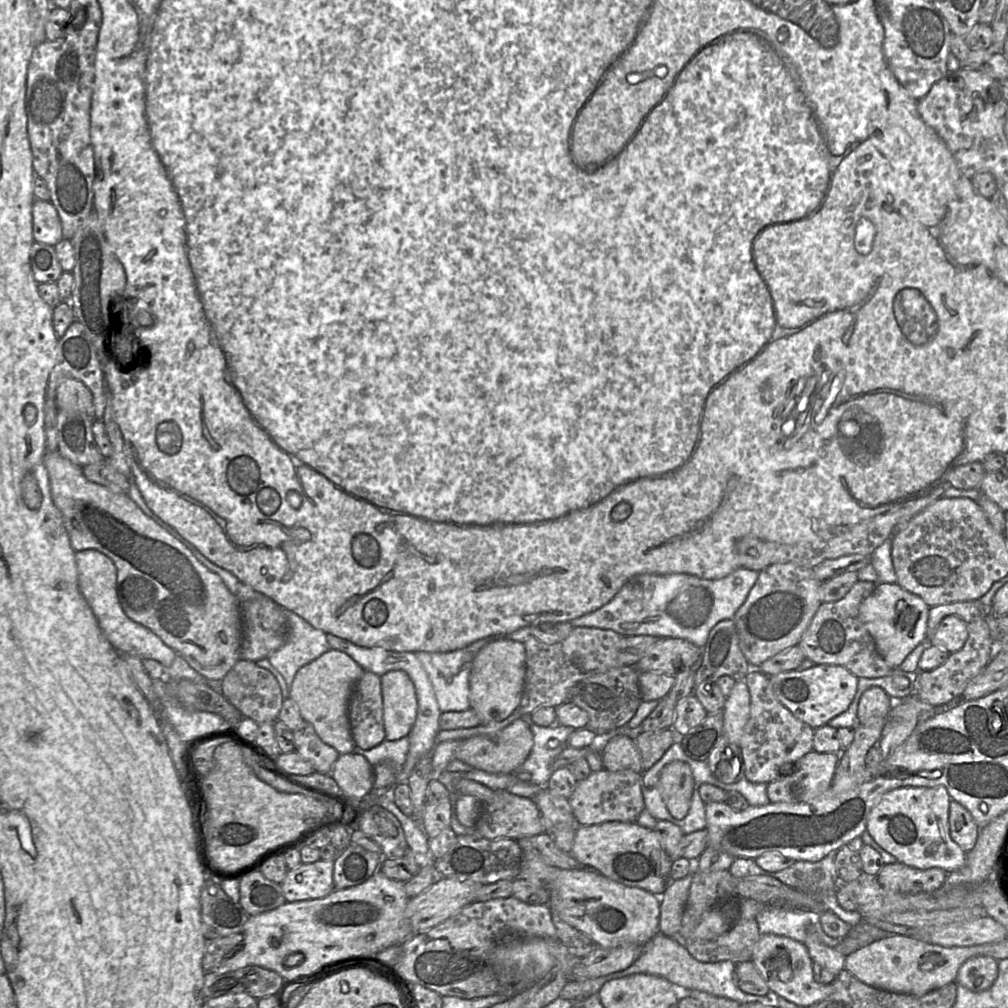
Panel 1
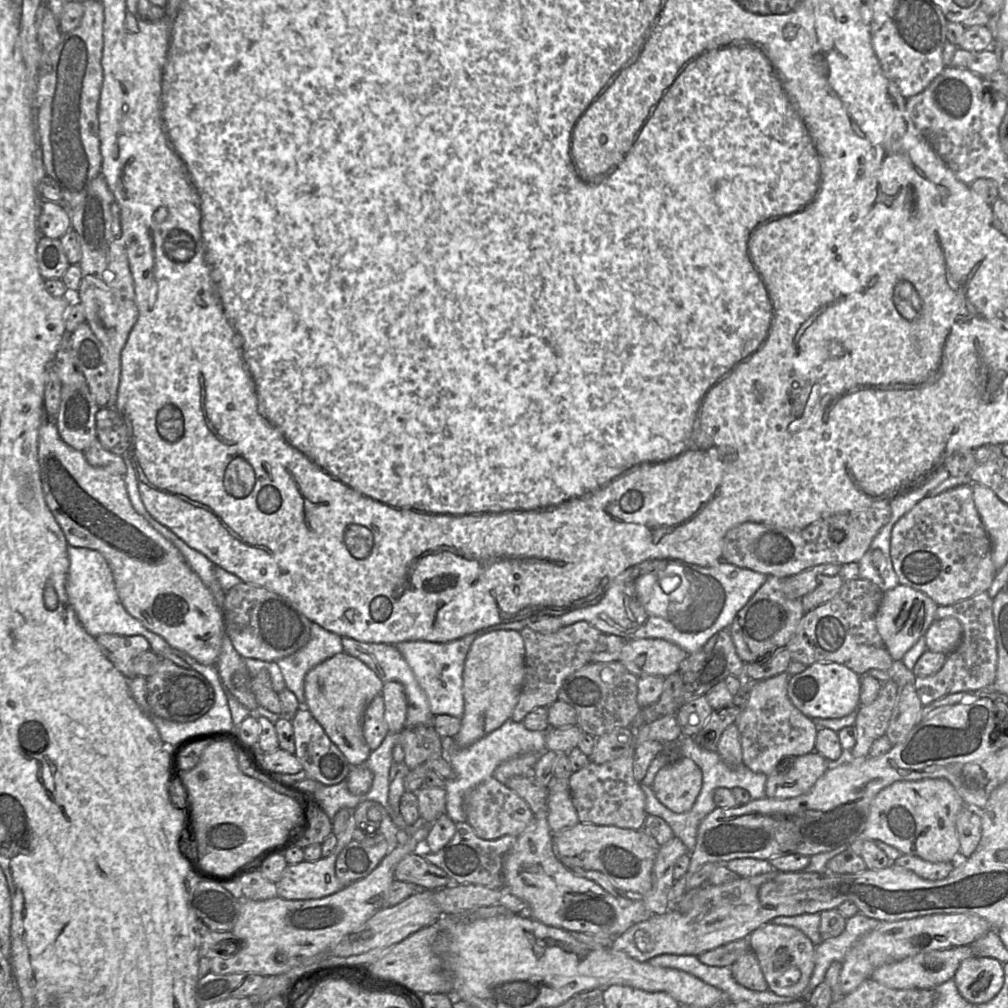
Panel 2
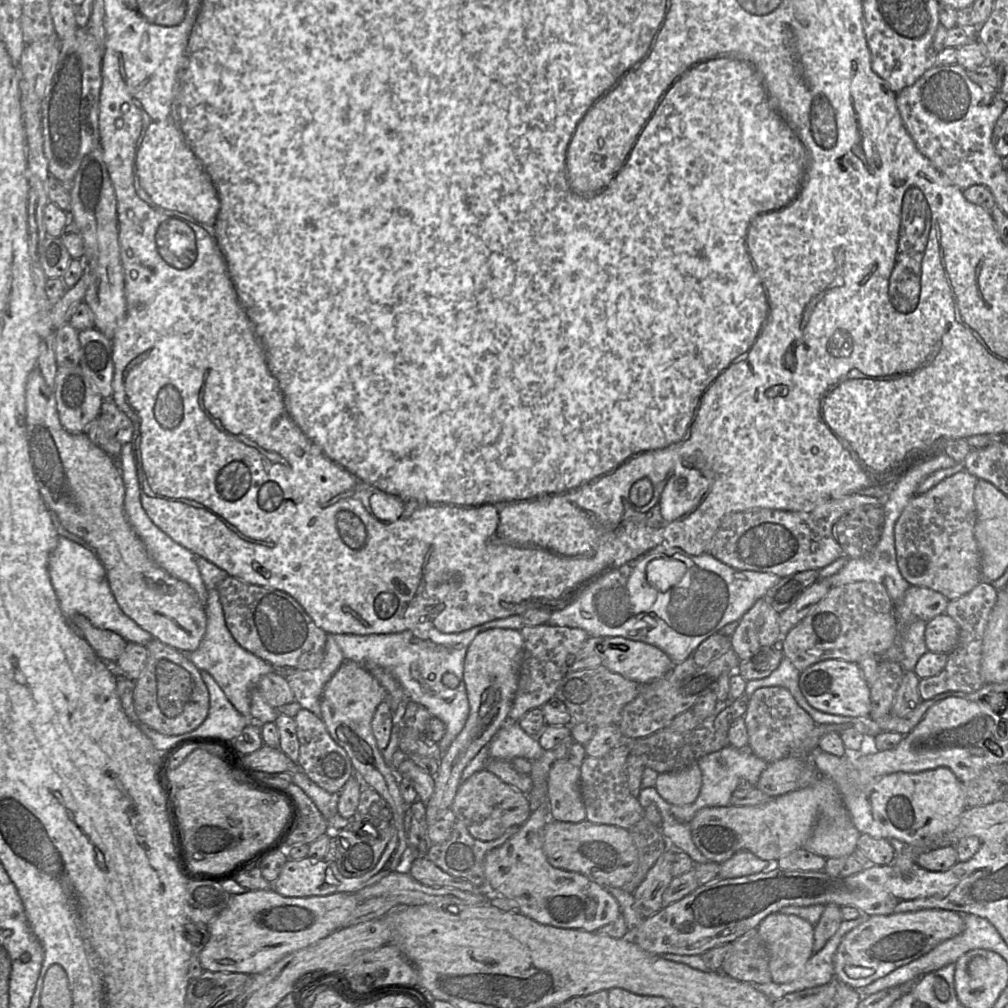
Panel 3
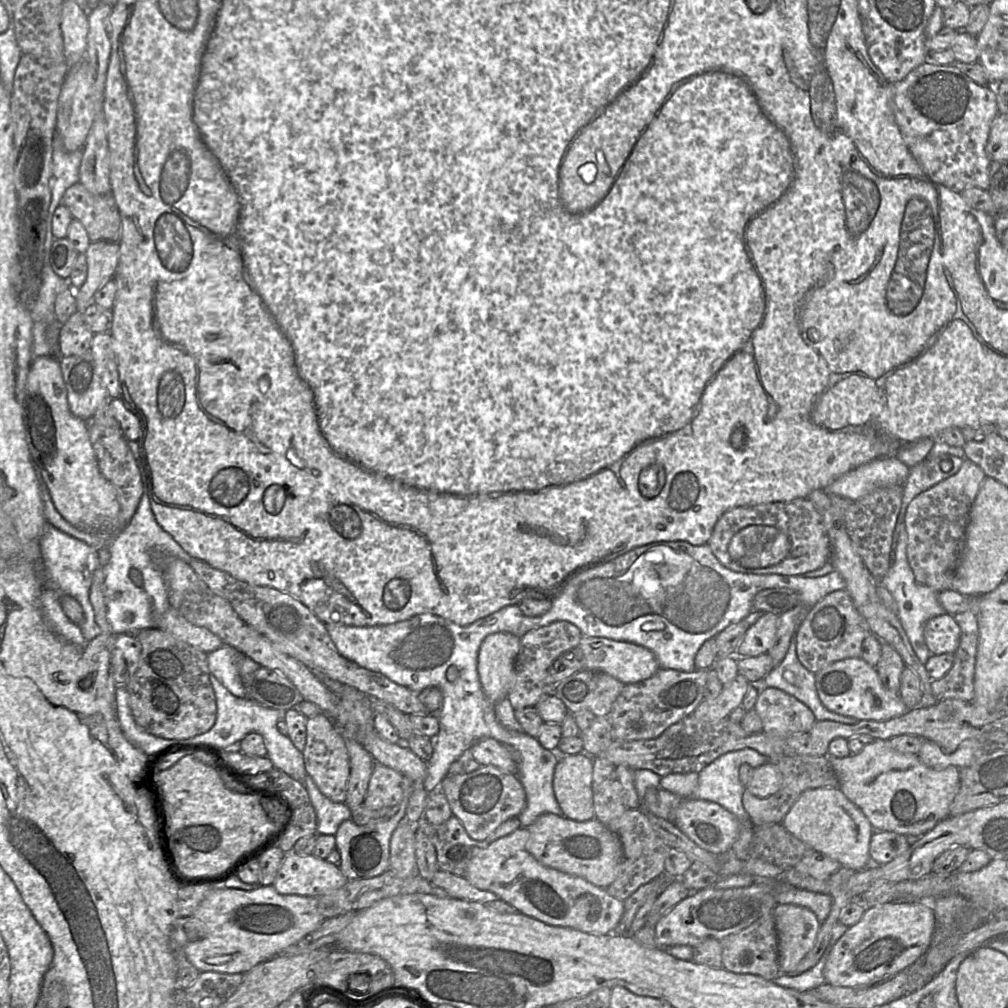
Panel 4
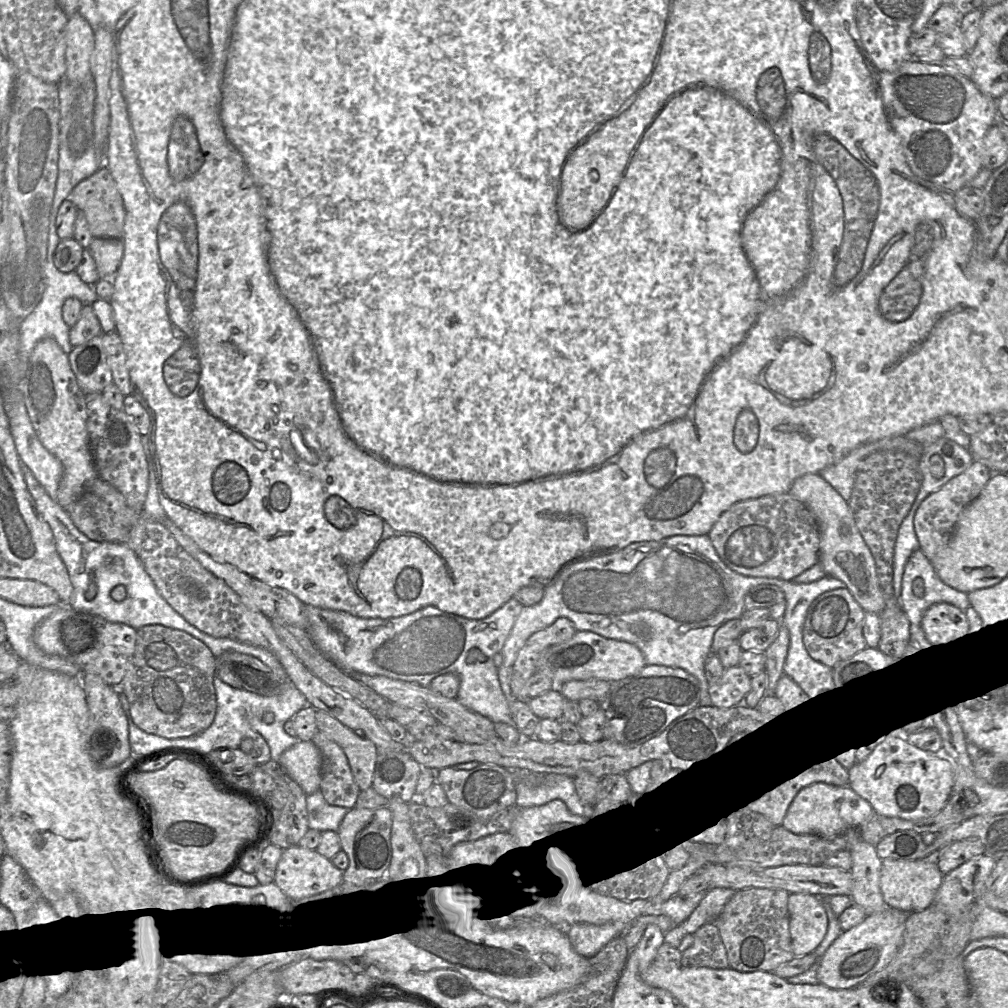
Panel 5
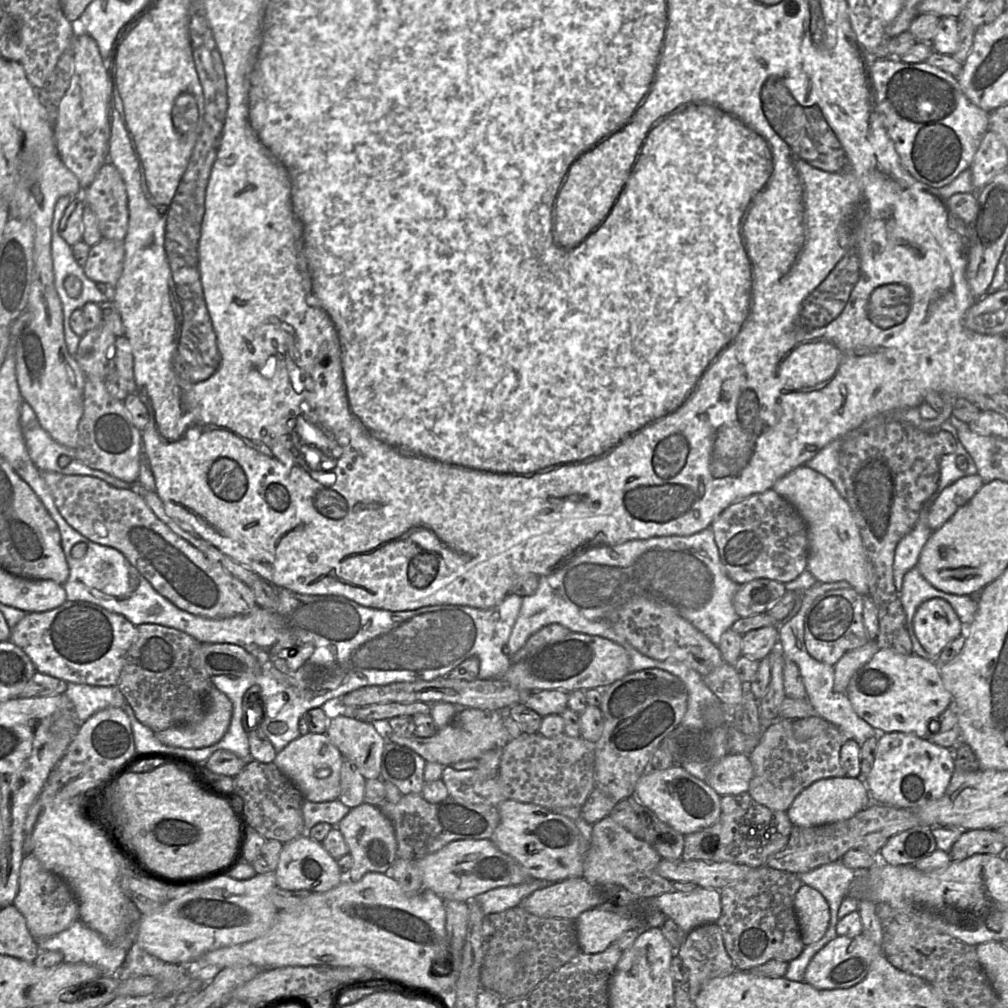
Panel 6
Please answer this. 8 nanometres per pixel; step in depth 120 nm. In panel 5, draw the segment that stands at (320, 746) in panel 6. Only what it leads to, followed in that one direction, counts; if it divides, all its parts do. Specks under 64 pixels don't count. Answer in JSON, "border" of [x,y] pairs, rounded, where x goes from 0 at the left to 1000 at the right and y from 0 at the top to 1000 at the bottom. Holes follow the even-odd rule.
{"border":[[[296,735],[280,747],[276,757],[304,789],[316,784],[319,750],[311,735]]]}

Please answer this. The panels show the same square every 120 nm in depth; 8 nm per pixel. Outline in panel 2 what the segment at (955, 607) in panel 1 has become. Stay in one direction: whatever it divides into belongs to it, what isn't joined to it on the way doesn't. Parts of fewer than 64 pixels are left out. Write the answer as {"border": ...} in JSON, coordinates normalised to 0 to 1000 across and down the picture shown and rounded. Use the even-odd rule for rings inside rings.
{"border":[[[978,586],[944,600],[930,602],[928,614],[940,611],[952,616],[955,622],[954,635],[947,645],[939,649],[936,662],[930,668],[909,672],[907,681],[916,700],[945,688],[973,687],[976,683],[984,681],[988,672],[990,648],[985,593]]]}

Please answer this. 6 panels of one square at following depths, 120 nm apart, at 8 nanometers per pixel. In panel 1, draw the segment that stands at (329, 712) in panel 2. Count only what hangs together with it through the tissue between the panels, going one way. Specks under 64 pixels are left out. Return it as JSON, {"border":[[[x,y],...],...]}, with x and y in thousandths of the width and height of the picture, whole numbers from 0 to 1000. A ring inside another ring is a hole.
{"border":[[[327,643],[313,655],[300,661],[294,668],[290,680],[286,684],[287,691],[295,698],[299,710],[309,717],[320,736],[332,742],[336,748],[349,747],[352,737],[349,732],[345,711],[347,690],[353,677],[357,674],[361,664],[340,646]]]}

